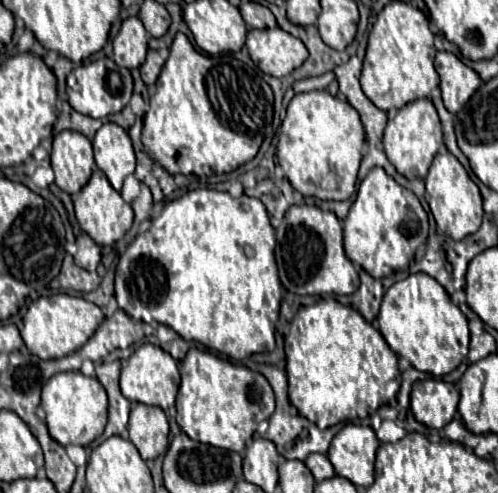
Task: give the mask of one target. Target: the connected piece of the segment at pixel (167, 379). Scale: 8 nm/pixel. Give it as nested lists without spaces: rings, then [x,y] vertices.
[[[144,343],[138,347],[132,357],[124,363],[122,375],[120,375],[120,389],[126,399],[138,401],[144,405],[156,405],[162,409],[168,409],[175,405],[176,396],[180,385],[180,373],[178,373],[178,361],[172,359],[168,351],[164,351],[158,345]]]

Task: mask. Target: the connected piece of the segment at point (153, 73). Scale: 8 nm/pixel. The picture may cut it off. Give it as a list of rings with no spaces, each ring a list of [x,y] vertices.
[[[150,49],[148,55],[146,55],[146,61],[142,63],[140,67],[140,73],[142,73],[142,81],[146,85],[154,85],[160,71],[162,71],[162,65],[164,65],[164,59],[160,57],[160,53],[156,49]]]

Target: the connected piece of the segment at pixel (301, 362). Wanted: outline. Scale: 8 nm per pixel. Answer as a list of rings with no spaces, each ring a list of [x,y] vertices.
[[[332,297],[300,307],[286,336],[286,375],[292,405],[320,429],[370,417],[400,389],[398,355],[356,309]]]

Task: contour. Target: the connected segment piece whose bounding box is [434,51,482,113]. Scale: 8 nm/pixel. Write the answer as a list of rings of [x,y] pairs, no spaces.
[[[438,51],[434,65],[440,75],[444,105],[450,113],[458,113],[462,105],[466,105],[466,101],[472,97],[472,93],[480,87],[482,81],[478,73],[464,65],[454,53]]]

